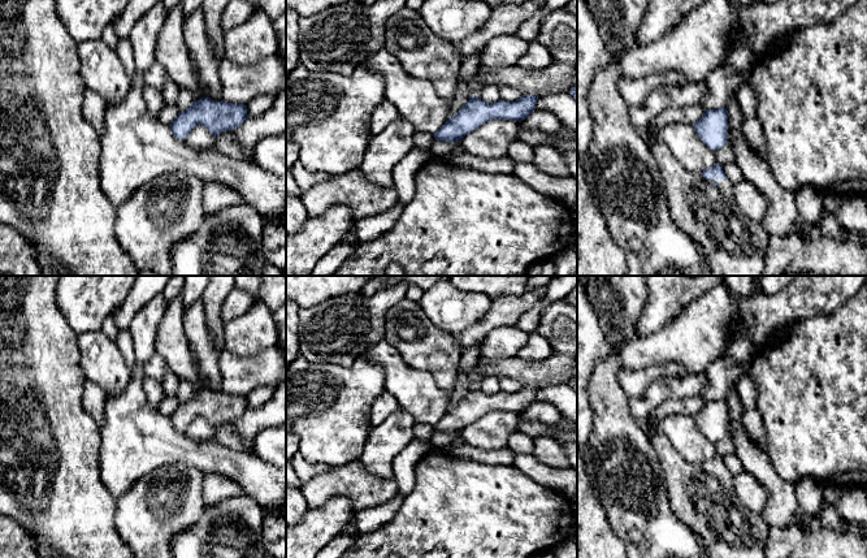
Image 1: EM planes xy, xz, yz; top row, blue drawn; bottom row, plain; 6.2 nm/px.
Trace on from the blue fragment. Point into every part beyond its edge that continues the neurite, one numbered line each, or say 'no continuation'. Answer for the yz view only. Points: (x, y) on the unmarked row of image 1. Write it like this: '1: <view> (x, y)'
1: yz (709, 505)

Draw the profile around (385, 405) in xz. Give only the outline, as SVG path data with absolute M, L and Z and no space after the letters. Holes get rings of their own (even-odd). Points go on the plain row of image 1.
M385 390L373 403L370 421L373 427L382 424L394 411L399 408L399 402Z

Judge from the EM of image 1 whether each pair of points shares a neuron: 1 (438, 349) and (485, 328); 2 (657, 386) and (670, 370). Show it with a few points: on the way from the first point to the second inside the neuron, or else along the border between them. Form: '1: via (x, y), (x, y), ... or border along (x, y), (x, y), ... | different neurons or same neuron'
1: border along (454, 337), (464, 349) | different neurons
2: border along (690, 373), (684, 377), (655, 379), (638, 396) | different neurons

